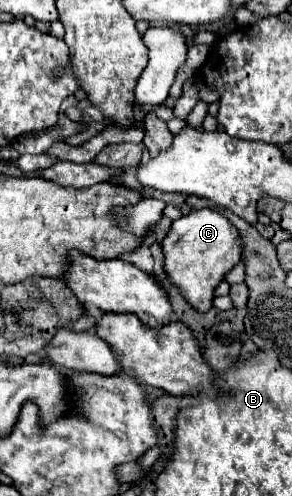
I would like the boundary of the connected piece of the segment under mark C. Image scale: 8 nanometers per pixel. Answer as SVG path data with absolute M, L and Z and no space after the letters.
M194 209L176 219L162 243L166 257L166 273L170 281L184 293L184 297L200 311L212 307L214 289L238 261L244 241L230 219L214 209Z

